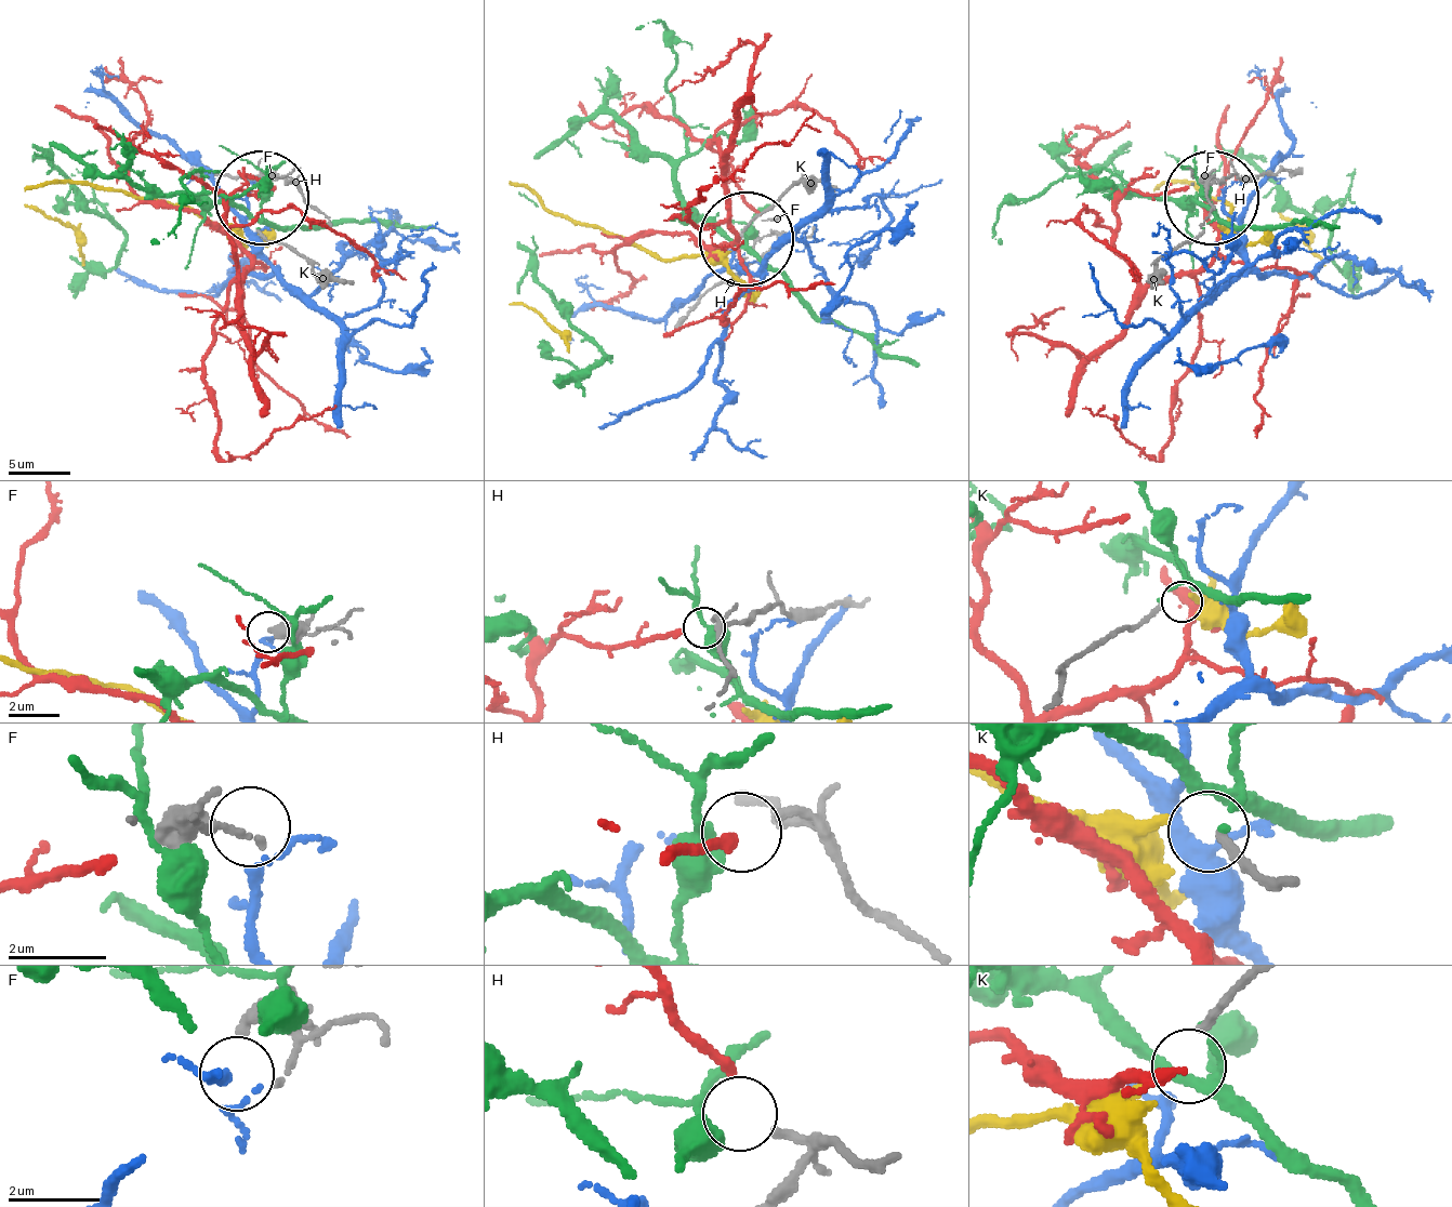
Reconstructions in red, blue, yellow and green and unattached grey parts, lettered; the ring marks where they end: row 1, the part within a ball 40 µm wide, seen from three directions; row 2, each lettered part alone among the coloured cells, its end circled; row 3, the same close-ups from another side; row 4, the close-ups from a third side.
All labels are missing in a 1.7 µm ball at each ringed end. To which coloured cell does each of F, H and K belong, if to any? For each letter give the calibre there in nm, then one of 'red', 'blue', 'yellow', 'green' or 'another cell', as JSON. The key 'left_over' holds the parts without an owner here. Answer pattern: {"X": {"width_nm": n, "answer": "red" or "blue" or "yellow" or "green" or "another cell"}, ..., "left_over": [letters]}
{"F": {"width_nm": 110, "answer": "blue"}, "H": {"width_nm": 100, "answer": "red"}, "K": {"width_nm": 180, "answer": "yellow"}, "left_over": []}

